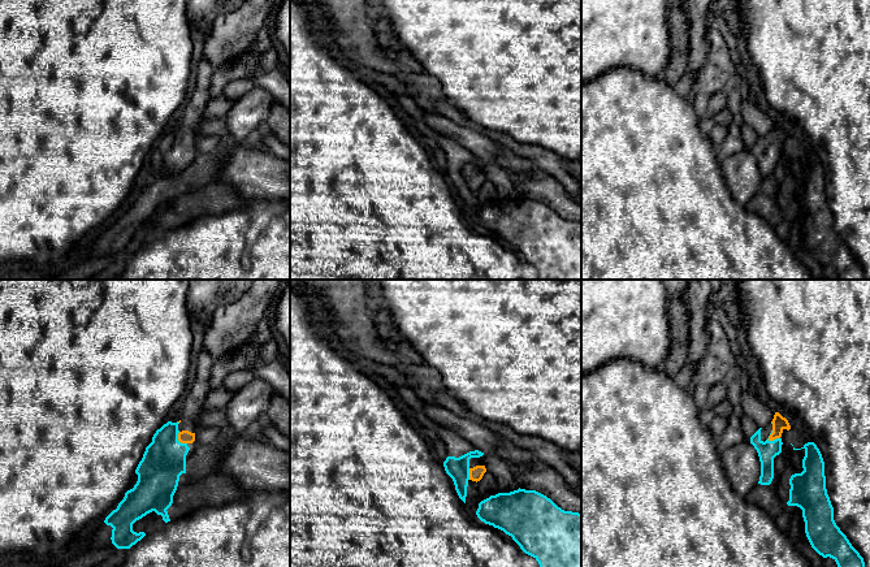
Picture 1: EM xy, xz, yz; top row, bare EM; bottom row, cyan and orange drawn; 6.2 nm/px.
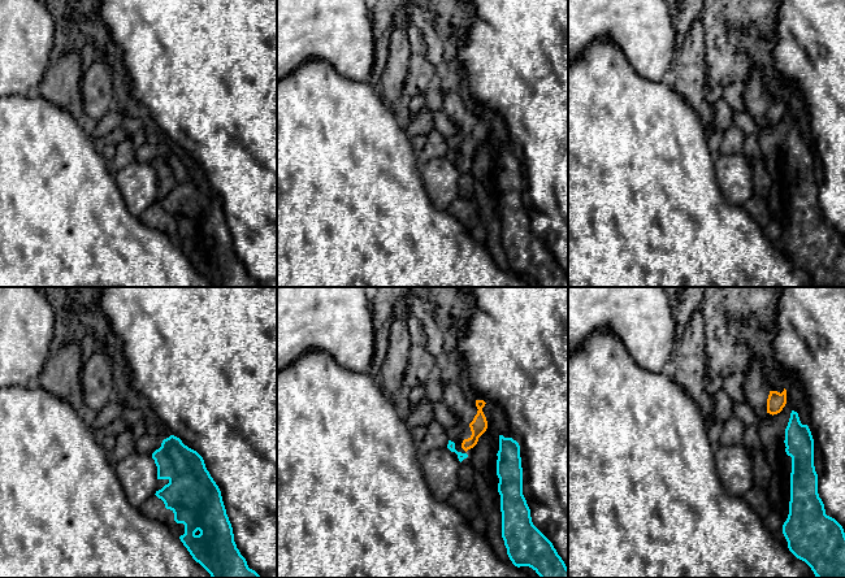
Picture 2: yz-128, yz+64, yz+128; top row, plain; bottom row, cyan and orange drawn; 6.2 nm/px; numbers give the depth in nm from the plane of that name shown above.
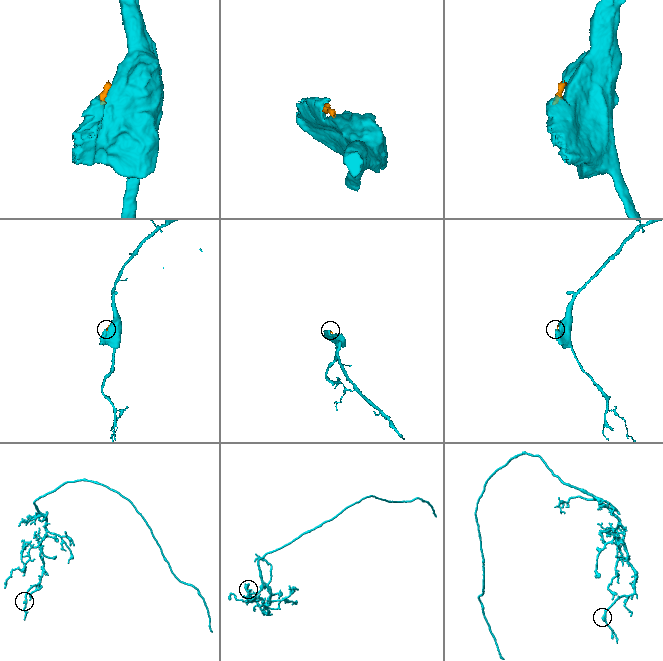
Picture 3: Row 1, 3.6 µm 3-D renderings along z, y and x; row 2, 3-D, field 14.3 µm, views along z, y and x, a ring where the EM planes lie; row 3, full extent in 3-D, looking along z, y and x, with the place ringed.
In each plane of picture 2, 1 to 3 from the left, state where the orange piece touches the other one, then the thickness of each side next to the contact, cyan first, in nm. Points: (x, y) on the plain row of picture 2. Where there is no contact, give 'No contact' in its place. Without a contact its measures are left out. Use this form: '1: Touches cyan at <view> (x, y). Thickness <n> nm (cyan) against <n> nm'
1: No contact
2: No contact
3: No contact

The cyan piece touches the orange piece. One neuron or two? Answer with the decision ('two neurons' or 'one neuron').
two neurons

